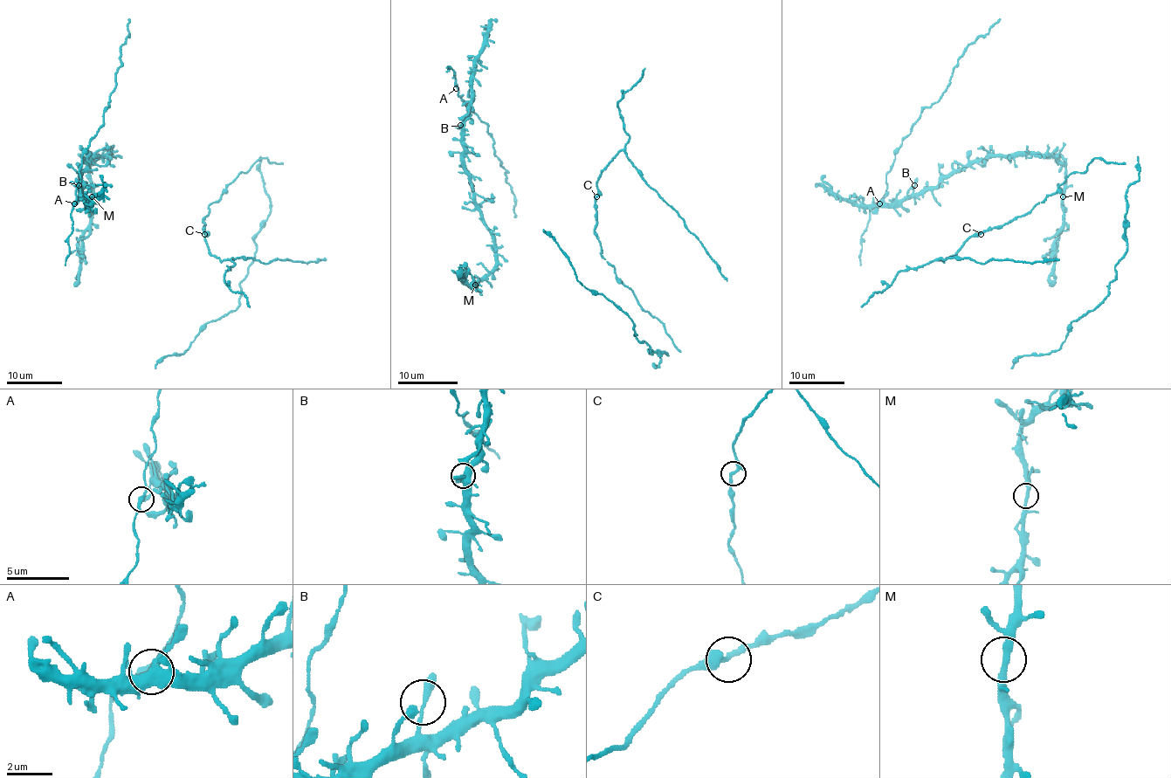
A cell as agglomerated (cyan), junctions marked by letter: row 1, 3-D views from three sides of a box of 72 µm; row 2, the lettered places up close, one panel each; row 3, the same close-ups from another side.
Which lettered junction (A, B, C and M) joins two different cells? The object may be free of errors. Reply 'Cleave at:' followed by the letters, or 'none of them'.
Cleave at: none of them

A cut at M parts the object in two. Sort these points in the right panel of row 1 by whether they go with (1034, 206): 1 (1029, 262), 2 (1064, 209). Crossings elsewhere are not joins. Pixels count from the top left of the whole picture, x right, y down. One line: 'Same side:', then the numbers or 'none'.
Same side: 1

